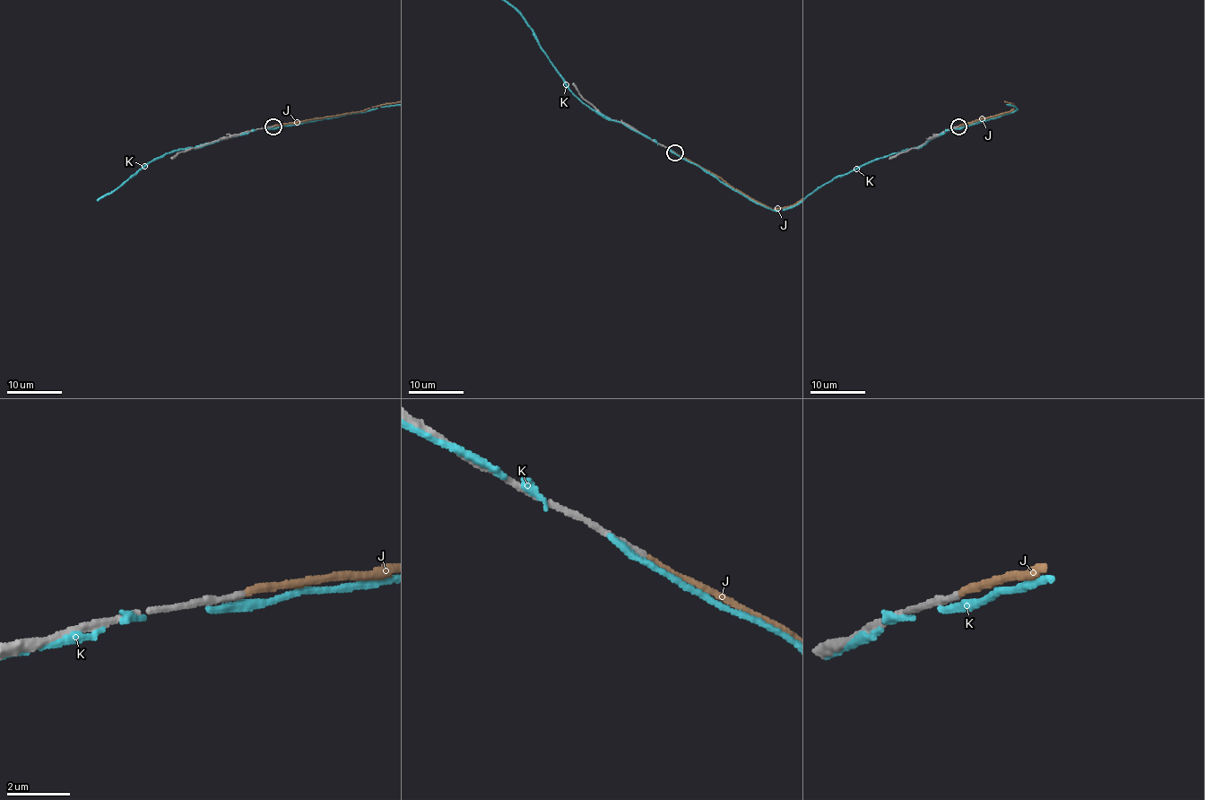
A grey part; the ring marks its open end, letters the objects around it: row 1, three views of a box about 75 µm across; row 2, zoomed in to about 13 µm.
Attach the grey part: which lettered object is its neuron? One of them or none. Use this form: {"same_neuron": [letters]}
{"same_neuron": ["J"]}

